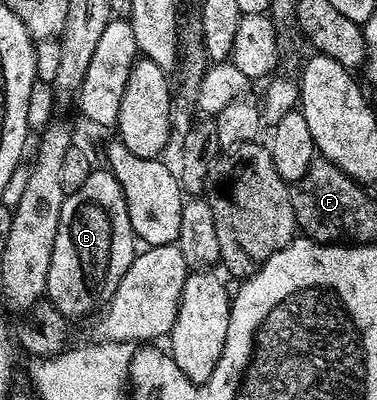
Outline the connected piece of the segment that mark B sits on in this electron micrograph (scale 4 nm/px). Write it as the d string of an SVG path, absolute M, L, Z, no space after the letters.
M92 169L89 180L64 197L57 240L53 240L46 297L68 320L83 318L94 310L102 311L135 258L135 243L137 237L130 226L121 184L110 169Z

